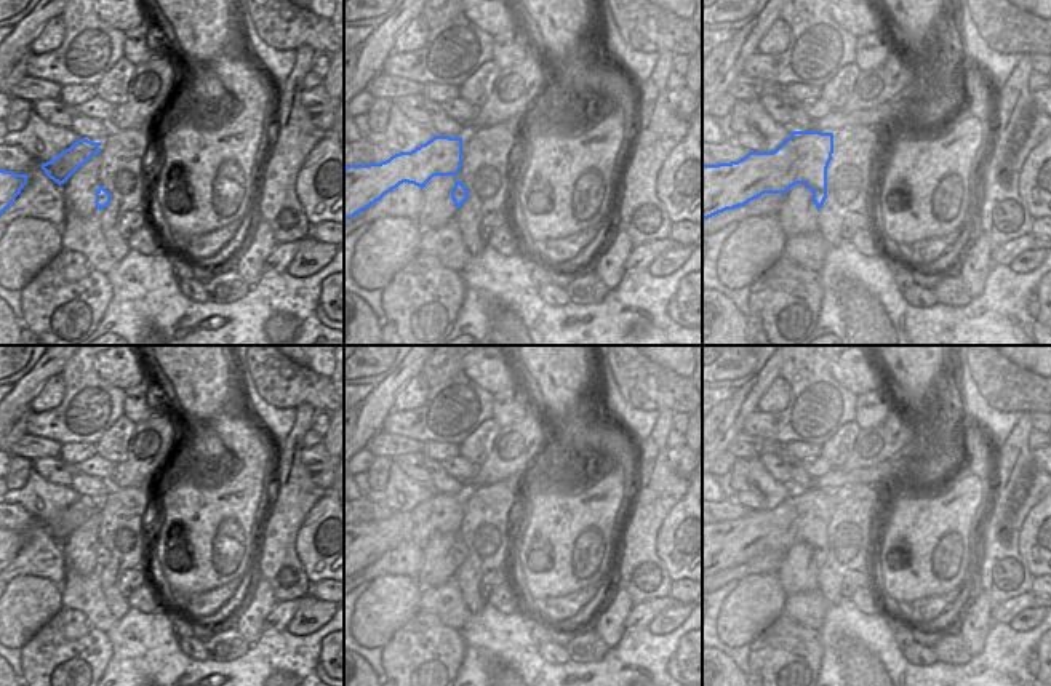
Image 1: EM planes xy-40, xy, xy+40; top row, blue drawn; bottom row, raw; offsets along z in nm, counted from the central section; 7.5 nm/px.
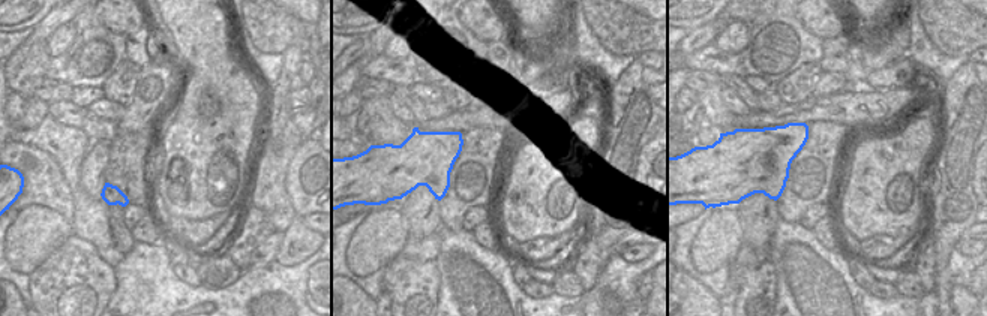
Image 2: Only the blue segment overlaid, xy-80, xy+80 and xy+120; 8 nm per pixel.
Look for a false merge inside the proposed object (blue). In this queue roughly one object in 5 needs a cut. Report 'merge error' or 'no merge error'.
no merge error

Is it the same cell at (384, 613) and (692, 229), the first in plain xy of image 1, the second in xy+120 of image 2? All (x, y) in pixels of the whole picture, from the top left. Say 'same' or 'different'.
different

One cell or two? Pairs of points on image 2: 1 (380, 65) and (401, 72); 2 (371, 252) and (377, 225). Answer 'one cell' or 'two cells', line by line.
1: one cell
2: one cell

